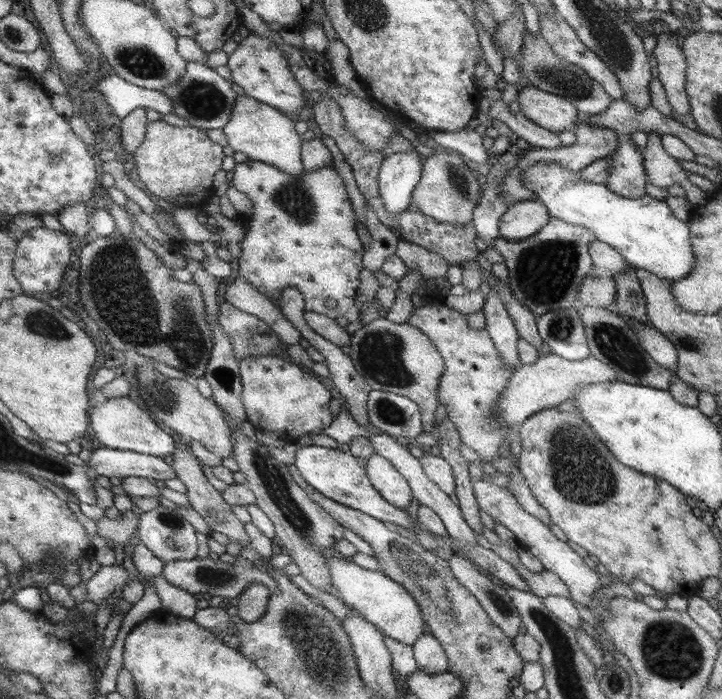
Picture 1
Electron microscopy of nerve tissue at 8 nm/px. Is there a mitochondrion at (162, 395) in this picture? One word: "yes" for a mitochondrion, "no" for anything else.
yes

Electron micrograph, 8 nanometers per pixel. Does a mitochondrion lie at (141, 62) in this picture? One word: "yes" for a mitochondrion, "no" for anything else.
yes

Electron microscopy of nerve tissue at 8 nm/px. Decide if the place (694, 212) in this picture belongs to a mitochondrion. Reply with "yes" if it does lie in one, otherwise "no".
no

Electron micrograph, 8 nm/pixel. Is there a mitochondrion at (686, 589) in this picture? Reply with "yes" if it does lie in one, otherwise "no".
no

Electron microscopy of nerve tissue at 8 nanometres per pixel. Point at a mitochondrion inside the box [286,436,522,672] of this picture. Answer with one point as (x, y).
(429, 582)

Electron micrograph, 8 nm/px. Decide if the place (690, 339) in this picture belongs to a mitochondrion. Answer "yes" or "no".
yes

